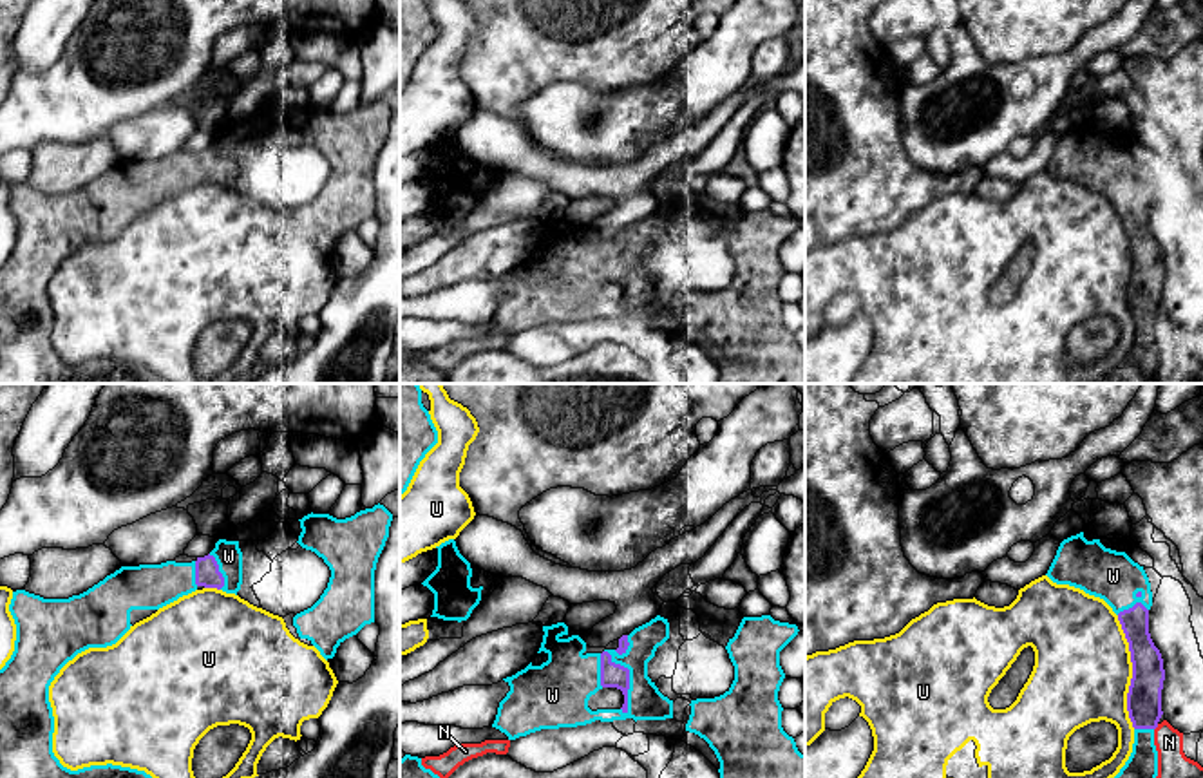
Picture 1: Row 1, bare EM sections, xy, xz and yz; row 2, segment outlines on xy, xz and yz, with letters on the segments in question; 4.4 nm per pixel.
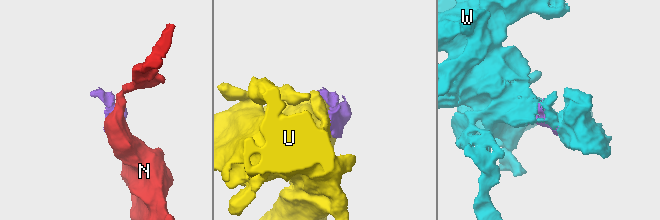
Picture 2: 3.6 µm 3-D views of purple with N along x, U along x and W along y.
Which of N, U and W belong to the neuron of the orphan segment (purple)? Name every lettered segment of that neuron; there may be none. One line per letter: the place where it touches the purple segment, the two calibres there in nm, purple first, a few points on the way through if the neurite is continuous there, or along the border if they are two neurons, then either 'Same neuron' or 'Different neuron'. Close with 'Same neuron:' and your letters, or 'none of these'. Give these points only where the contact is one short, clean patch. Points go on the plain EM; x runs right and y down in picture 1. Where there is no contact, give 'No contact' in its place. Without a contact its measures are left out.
N: Touches purple at yz (1156, 321). Thickness 160 nm (purple) against 190 nm. Different neuron
U: Touches purple at yz (1133, 266). Thickness 160 nm (purple) against 440 nm. Different neuron
W: Touches purple at xz (628, 274). Thickness 110 nm (purple) against 220 nm. Same neuron
Same neuron: W

